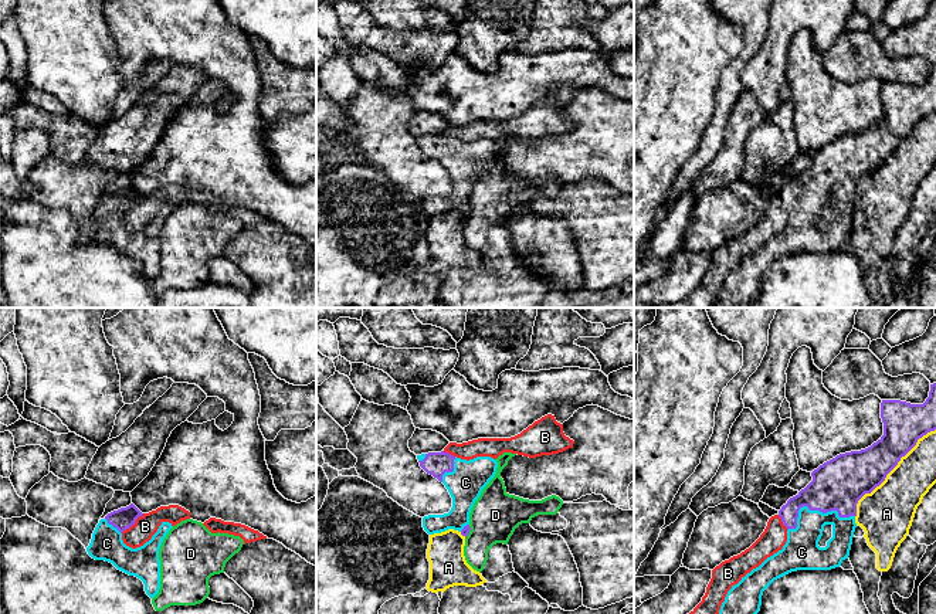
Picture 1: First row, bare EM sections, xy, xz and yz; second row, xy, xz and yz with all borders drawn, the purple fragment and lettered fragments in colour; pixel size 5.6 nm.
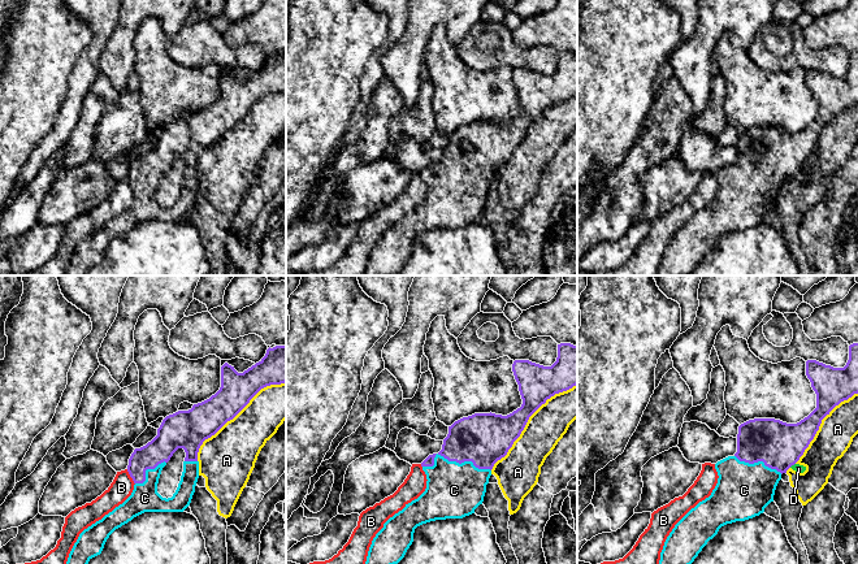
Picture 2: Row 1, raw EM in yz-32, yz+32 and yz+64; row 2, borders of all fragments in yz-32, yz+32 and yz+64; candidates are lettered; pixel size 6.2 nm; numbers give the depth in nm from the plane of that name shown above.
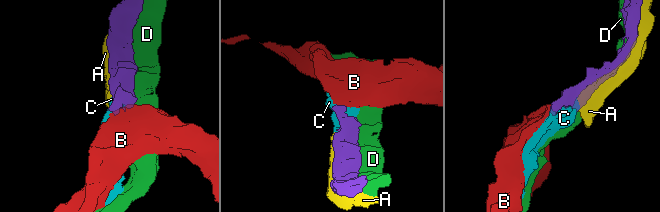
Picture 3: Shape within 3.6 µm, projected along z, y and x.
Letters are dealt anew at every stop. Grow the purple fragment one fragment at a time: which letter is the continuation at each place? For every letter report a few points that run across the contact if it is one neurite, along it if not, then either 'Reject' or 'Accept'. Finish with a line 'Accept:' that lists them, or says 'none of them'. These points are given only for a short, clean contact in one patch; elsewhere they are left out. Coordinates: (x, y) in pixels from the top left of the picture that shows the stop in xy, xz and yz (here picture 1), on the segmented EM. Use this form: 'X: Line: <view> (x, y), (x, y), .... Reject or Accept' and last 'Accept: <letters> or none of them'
A: Reject
B: Line: xy (143, 514), (121, 532). Reject
C: Accept
D: Reject
Accept: C

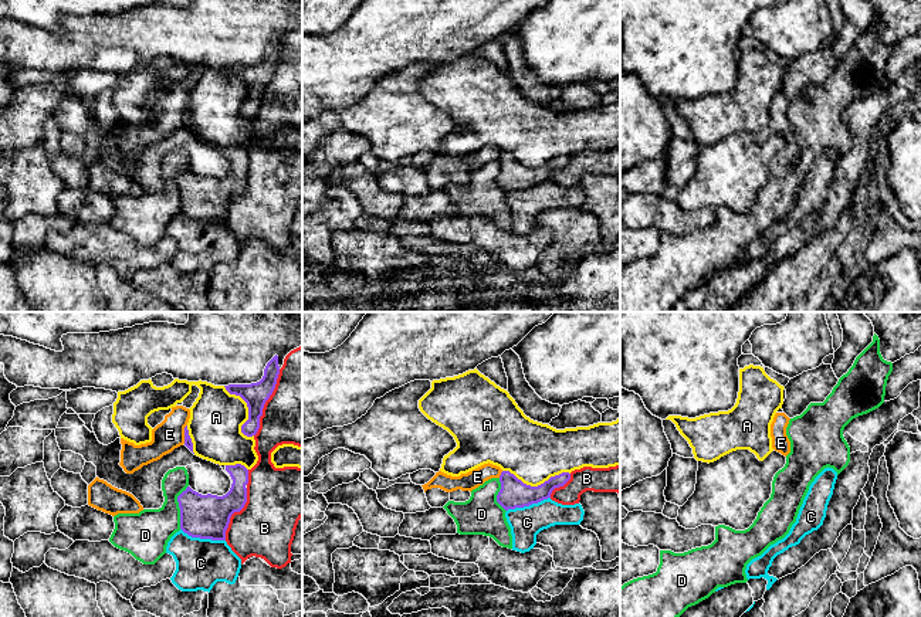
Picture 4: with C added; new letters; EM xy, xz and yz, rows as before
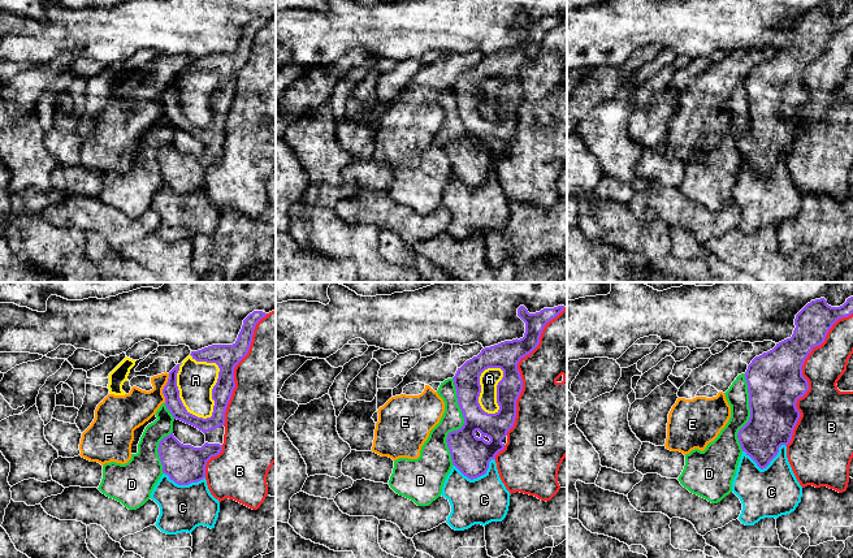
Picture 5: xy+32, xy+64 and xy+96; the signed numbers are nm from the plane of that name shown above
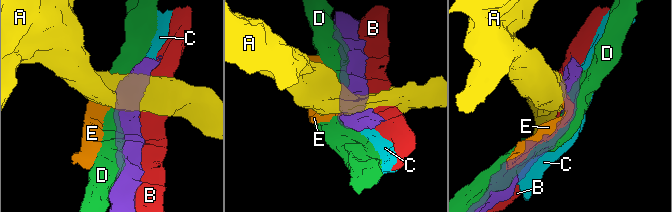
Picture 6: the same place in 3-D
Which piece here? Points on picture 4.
A: Reject
B: Reject
C: Reject
D: Reject
E: Line: xy (186, 424), (183, 443). Reject
Accept: none of them

